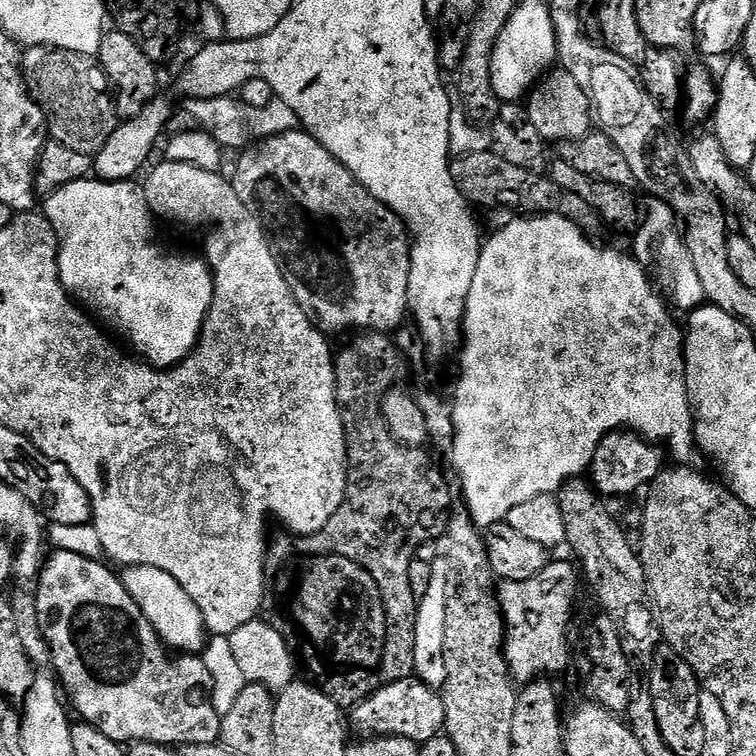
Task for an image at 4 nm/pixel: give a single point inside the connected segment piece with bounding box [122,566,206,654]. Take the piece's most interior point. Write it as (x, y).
(177, 619)

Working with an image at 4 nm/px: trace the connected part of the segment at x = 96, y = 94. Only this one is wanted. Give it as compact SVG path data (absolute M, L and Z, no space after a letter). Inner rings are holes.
M34 44L23 53L22 71L28 93L36 99L48 120L49 137L62 142L62 146L71 146L81 154L95 157L106 146L118 123L116 101L99 59L74 50Z

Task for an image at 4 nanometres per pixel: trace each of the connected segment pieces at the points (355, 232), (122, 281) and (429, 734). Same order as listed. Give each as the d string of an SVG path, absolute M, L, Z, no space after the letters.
M295 130L280 133L277 136L265 136L258 143L261 144L253 143L239 153L240 161L236 164L236 173L231 173L230 179L238 198L242 198L244 205L260 219L260 224L264 228L272 247L274 258L280 269L284 271L284 277L298 302L298 306L302 306L302 314L306 314L306 318L310 318L312 325L325 334L344 332L347 328L360 328L356 330L371 330L392 334L392 331L403 322L404 316L406 320L410 312L408 306L408 275L410 274L412 249L410 247L410 233L404 227L404 221L390 211L385 204L378 202L378 198L369 194L360 185L358 178L354 178L354 174L350 174L350 170L346 170L346 166L342 166L342 162L338 162L338 158L334 158L334 154L330 154L330 150L326 150L326 146L319 144L310 133Z
M89 178L62 186L62 190L47 197L43 204L42 214L55 230L58 241L60 281L73 301L79 302L105 325L113 324L136 347L135 355L152 367L173 368L184 361L196 349L204 319L212 305L212 269L199 255L175 256L156 241L157 221L146 202L143 187L126 180Z
M416 679L399 680L370 694L362 703L351 709L351 727L353 724L364 738L404 736L412 739L416 745L425 744L430 738L441 735L446 724L443 695L437 689L435 692L430 685Z

